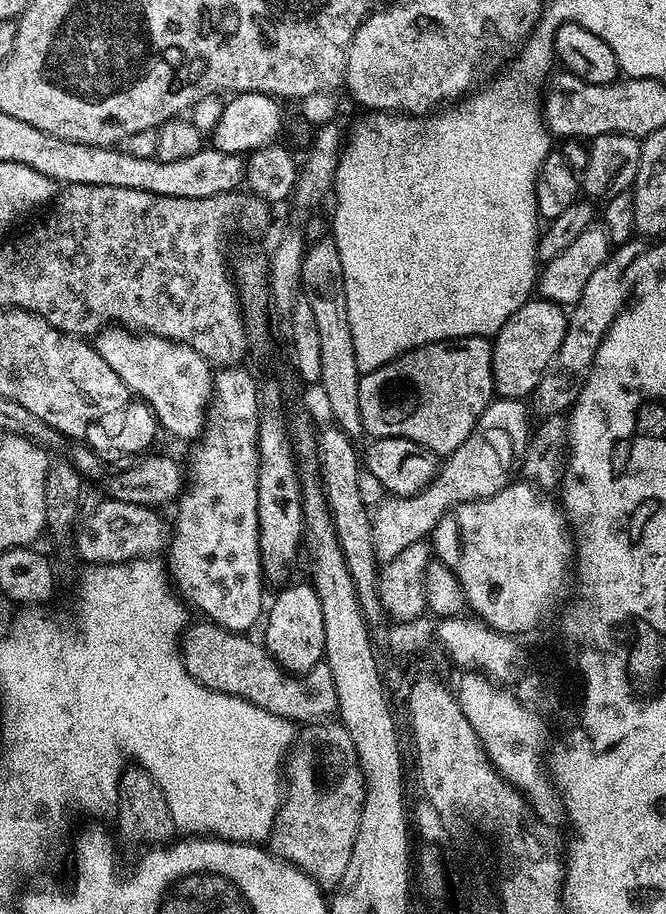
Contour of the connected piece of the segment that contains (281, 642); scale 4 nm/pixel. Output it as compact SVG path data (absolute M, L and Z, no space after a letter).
M311 583L292 584L276 596L263 621L262 643L269 656L289 674L306 674L324 659L325 631L322 622L322 605Z

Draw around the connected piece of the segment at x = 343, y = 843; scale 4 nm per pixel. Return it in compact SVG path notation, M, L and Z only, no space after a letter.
M317 722L301 732L304 733L295 737L282 765L282 780L288 785L285 788L283 785L280 809L274 818L272 833L268 835L266 844L273 856L293 864L295 868L311 876L321 889L332 890L342 874L346 874L346 866L350 863L350 854L354 850L354 838L362 814L364 778L360 772L354 742L343 724Z

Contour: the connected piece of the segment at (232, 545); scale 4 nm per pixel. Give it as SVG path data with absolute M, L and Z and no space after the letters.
M228 366L215 373L203 428L199 438L192 444L188 464L186 460L185 488L176 500L176 522L172 524L173 534L168 542L170 552L166 559L166 572L177 595L193 609L198 608L211 623L241 634L250 631L248 629L256 622L259 623L264 610L264 575L258 550L258 417L257 401L251 396L251 388L256 385L256 380L246 371L240 366Z

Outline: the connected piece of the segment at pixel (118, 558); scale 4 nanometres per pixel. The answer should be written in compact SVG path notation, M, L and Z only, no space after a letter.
M104 498L97 508L81 515L75 523L74 543L76 552L82 559L94 564L120 564L123 560L140 558L140 548L148 548L148 544L156 544L152 536L160 536L156 532L156 524L152 524L151 508L142 508L138 504Z

